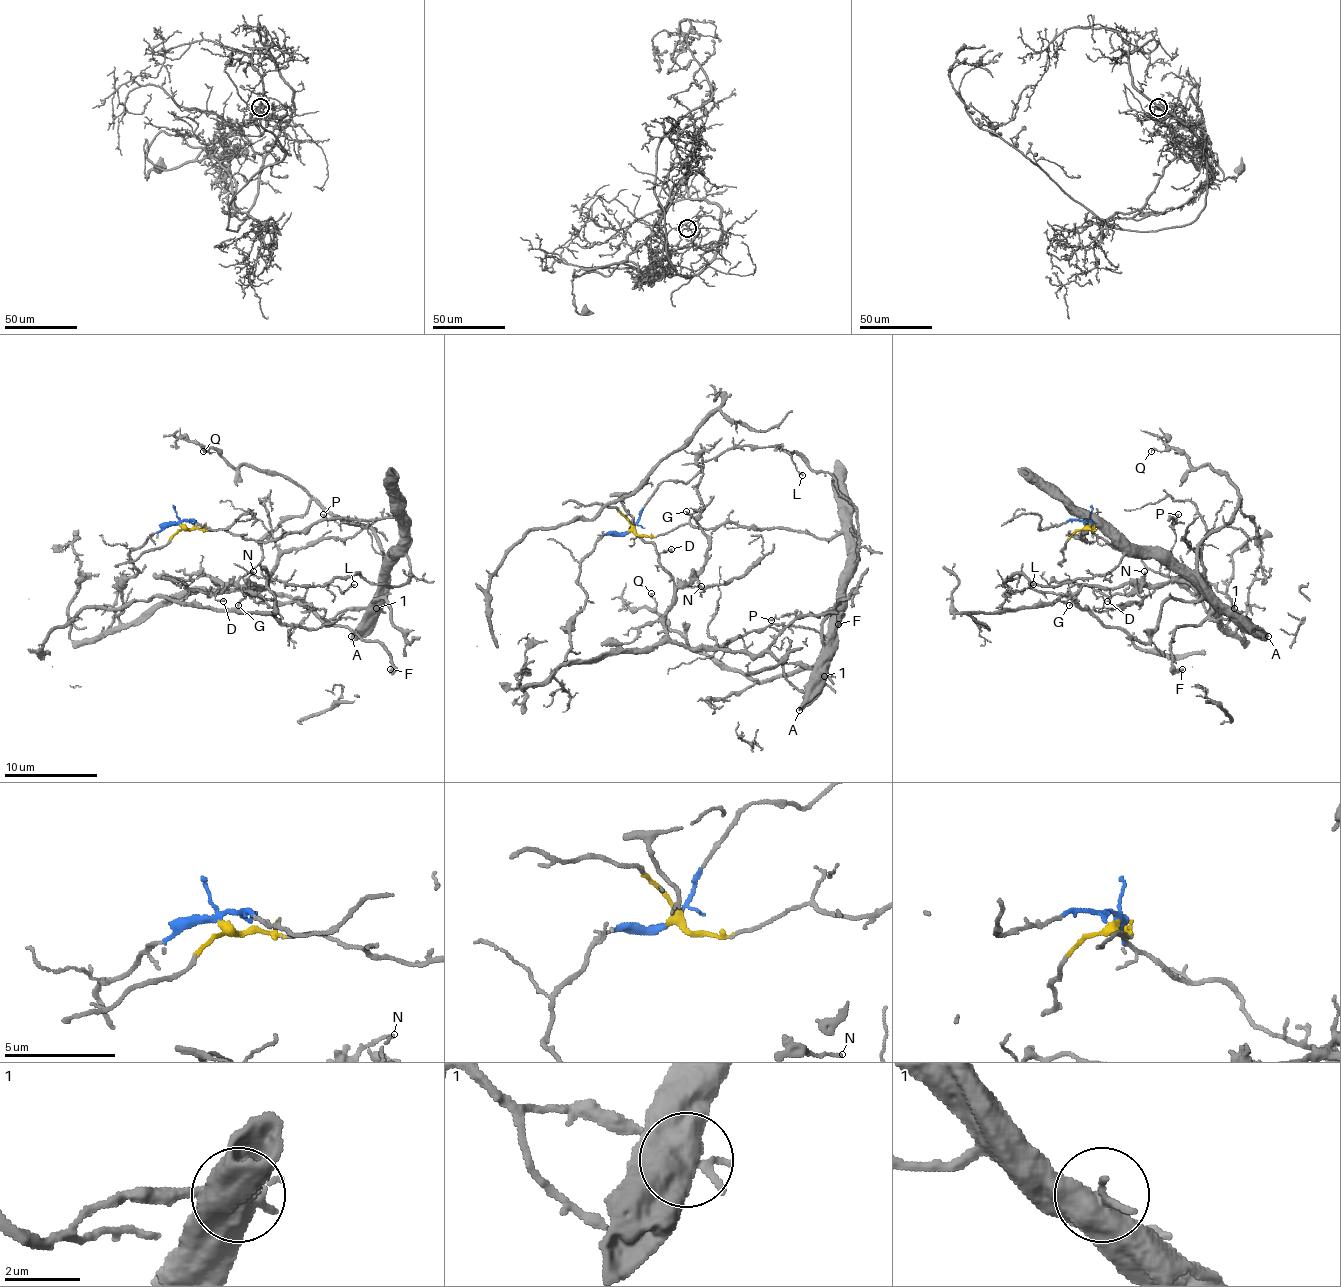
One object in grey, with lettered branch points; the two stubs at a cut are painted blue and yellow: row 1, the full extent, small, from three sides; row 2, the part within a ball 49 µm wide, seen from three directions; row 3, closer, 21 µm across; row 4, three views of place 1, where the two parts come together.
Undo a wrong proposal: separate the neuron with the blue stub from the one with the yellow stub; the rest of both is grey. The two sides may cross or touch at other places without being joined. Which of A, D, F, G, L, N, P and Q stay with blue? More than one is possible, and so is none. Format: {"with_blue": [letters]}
{"with_blue": ["D", "F", "G", "N"]}

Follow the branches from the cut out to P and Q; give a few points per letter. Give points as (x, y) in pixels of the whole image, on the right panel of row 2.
P: (1088, 524), (1086, 543), (1093, 517), (1133, 547), (1163, 552), (1177, 515)
Q: (1088, 524), (1086, 543), (1093, 517), (1194, 569), (1238, 494), (1210, 465), (1152, 451)

